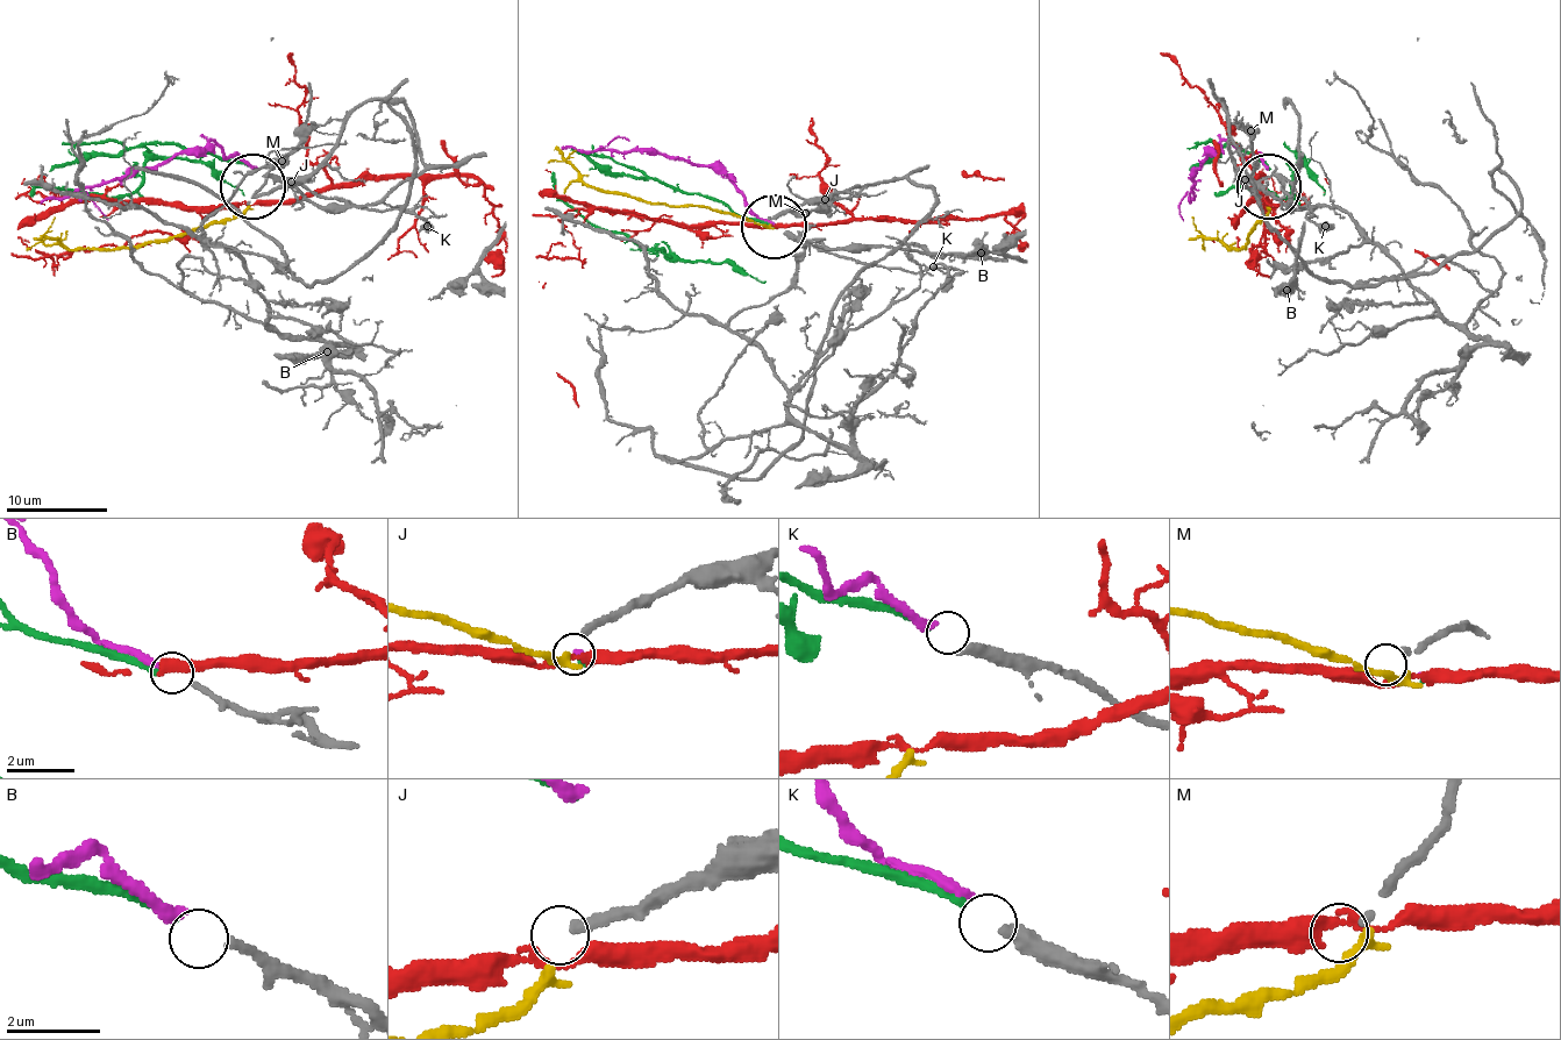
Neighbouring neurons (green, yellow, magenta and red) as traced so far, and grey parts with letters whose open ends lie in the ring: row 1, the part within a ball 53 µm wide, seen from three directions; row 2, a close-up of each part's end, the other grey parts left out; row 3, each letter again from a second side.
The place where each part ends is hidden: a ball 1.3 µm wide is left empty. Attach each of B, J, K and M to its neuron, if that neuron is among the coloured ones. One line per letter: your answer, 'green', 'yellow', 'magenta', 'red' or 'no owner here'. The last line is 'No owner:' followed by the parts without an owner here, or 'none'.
B: magenta
J: yellow
K: green
M: no owner here
No owner: M

